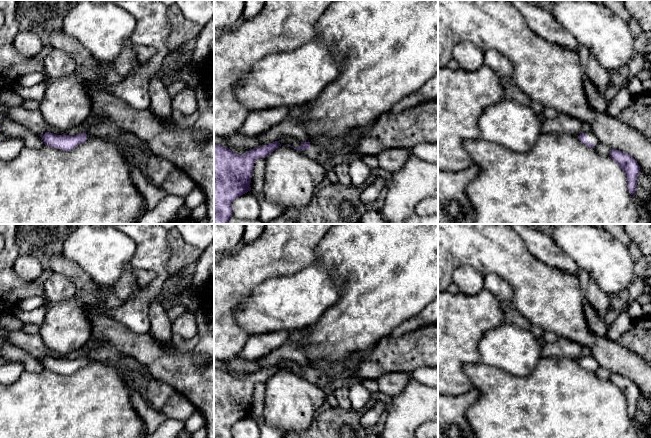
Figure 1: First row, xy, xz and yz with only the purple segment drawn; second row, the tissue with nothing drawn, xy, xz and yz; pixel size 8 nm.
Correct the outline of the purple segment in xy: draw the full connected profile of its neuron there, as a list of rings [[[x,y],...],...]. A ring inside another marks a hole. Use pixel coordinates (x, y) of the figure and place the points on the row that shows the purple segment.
[[[49,131],[46,134],[41,135],[40,137],[42,138],[45,145],[51,146],[60,151],[69,151],[74,149],[78,145],[88,141],[89,139],[94,137],[94,135],[91,135],[88,132],[79,133],[74,136],[65,134],[57,135]]]

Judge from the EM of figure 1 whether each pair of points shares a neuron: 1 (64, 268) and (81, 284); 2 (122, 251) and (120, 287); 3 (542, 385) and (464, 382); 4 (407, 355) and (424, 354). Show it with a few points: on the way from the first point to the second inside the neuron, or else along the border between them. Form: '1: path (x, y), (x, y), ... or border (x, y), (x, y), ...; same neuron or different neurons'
1: path (68, 270), (78, 280); same neuron
2: border (128, 267), (107, 288); different neurons
3: border (480, 361), (467, 363), (463, 367), (473, 387); different neurons
4: path (411, 354), (420, 354); same neuron

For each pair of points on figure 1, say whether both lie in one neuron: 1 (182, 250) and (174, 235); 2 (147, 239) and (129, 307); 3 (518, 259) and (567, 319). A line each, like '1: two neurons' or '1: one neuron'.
1: one neuron
2: one neuron
3: one neuron

